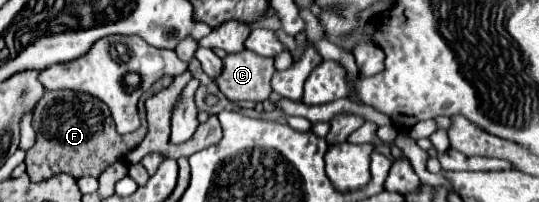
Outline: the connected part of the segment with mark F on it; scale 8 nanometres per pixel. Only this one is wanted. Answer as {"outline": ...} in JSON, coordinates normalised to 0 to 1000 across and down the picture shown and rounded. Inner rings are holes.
{"outline":[[[85,450],[63,530],[59,629],[67,639],[67,708],[59,738],[48,748],[48,787],[45,787],[52,827],[52,876],[59,896],[78,896],[85,876],[96,876],[100,856],[130,856],[137,876],[148,866],[182,876],[197,827],[223,797],[241,738],[249,738],[267,688],[271,668],[267,490],[275,470],[278,460],[271,450],[260,480],[263,619],[249,658],[219,668],[204,550],[186,490],[148,450]]]}

